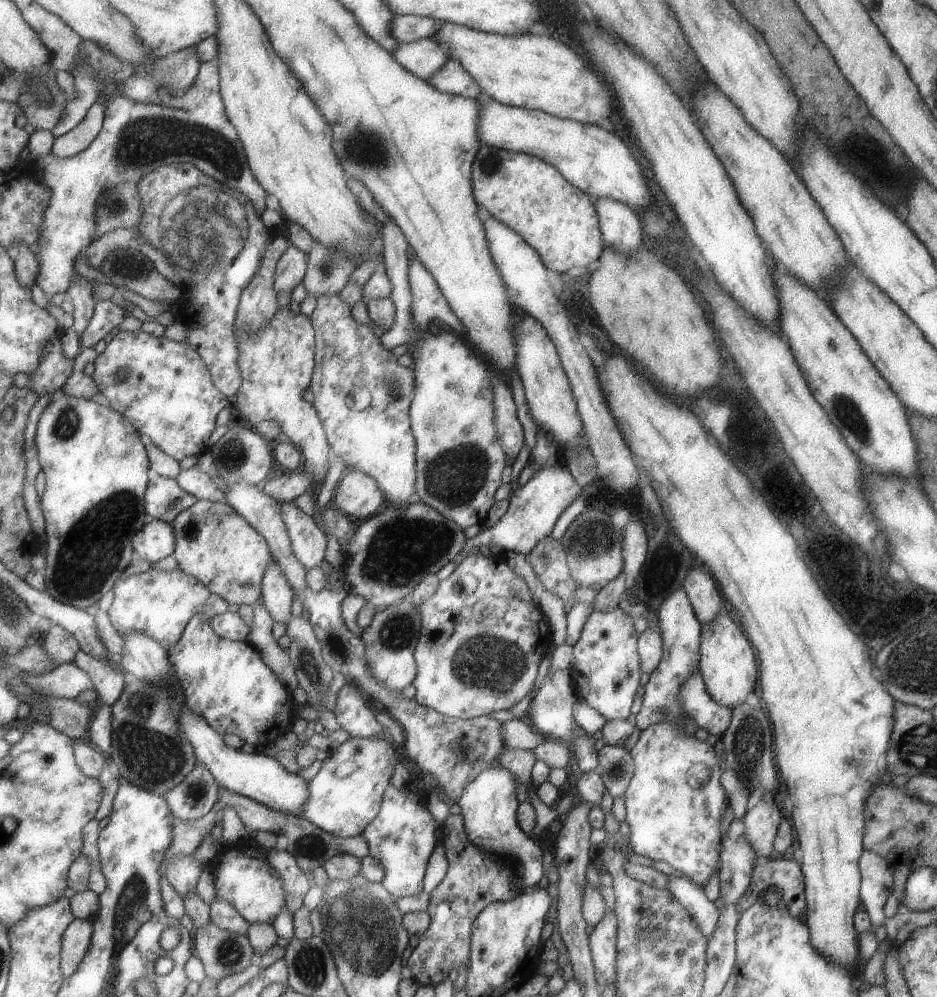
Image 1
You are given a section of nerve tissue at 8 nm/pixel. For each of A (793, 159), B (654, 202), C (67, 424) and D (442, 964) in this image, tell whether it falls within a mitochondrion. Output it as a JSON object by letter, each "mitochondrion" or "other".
{"A":"other","B":"other","C":"mitochondrion","D":"other"}

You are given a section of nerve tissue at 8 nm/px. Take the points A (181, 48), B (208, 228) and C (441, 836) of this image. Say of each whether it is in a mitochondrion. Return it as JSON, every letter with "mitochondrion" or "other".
{"A":"other","B":"mitochondrion","C":"other"}

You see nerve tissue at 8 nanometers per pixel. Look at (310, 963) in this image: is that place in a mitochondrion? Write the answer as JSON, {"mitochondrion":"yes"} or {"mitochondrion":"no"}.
{"mitochondrion":"yes"}

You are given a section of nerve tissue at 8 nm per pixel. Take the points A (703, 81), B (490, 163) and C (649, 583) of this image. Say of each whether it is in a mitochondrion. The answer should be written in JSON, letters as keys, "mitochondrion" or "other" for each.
{"A":"other","B":"mitochondrion","C":"other"}

